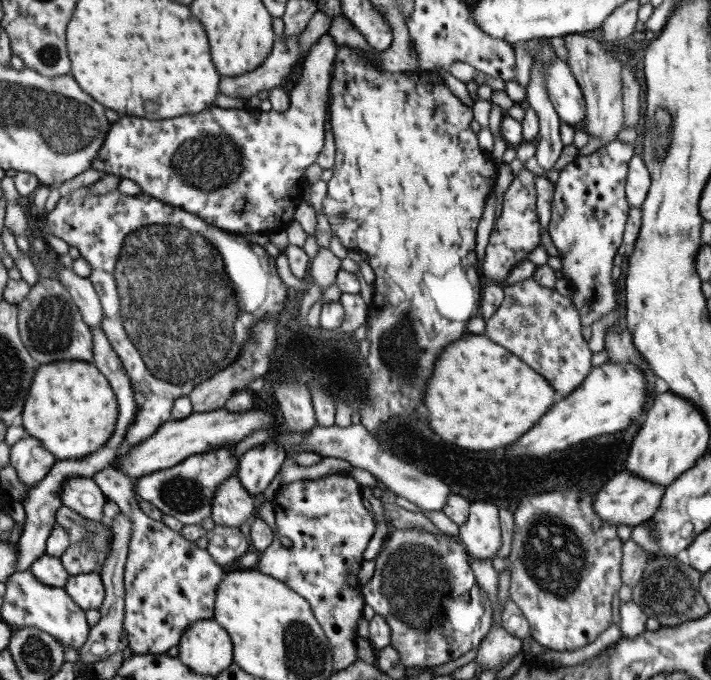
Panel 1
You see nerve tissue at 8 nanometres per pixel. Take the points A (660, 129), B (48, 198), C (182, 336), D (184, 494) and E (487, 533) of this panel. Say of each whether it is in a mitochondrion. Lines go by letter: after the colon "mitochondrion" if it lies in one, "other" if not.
A: mitochondrion
B: other
C: mitochondrion
D: mitochondrion
E: other

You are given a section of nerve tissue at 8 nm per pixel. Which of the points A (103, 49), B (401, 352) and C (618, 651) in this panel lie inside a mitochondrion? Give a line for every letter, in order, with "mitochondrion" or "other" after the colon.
A: other
B: mitochondrion
C: other

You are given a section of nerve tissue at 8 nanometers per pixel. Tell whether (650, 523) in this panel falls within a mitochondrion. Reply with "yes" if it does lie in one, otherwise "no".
no

